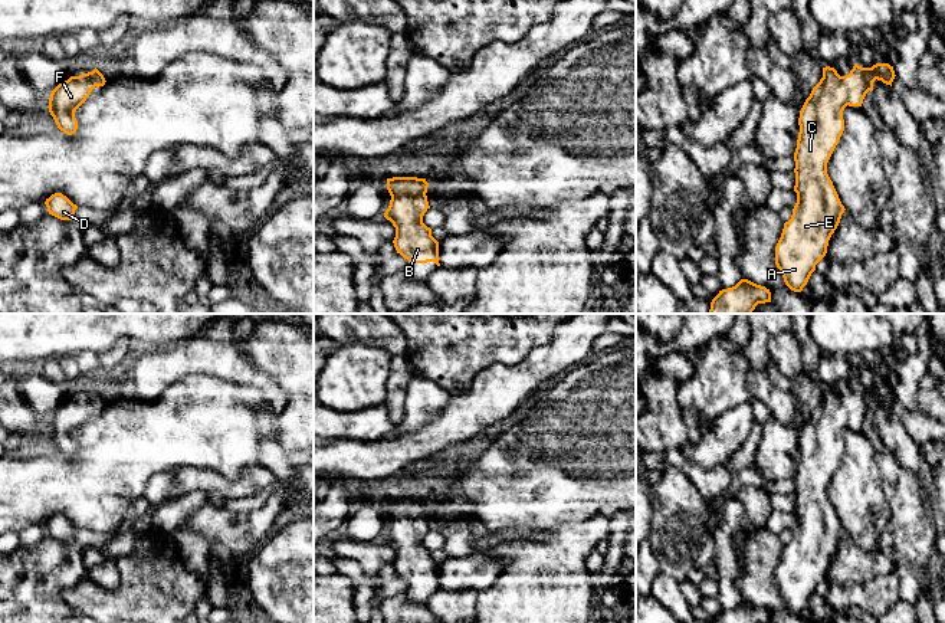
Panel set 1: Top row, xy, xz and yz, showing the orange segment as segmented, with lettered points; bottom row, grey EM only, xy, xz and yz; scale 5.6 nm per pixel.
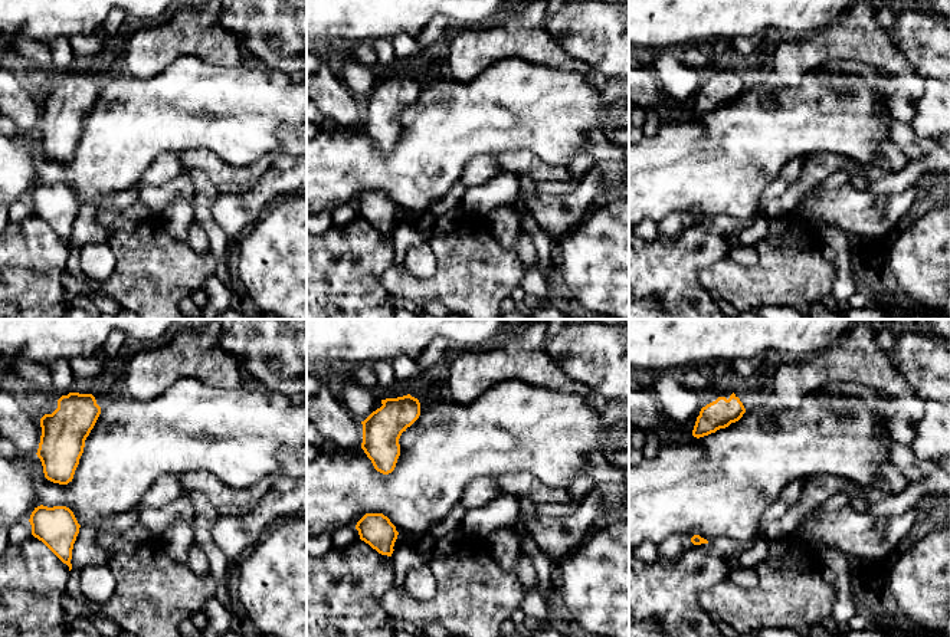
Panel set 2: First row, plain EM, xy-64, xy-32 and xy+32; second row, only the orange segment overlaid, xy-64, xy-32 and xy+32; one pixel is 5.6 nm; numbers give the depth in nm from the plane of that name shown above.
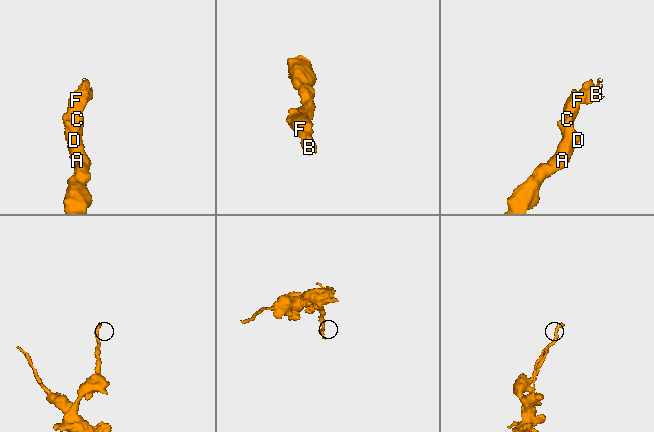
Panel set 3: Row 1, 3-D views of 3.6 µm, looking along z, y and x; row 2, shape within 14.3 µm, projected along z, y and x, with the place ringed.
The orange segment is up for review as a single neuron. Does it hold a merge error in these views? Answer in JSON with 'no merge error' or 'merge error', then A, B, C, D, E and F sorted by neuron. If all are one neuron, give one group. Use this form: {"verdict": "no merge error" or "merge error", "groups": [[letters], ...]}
{"verdict": "no merge error", "groups": [["A", "B", "C", "D", "E", "F"]]}

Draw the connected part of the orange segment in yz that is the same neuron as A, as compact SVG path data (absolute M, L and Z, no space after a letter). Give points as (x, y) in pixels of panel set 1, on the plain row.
M854 386L846 399L840 399L834 390L826 388L823 390L823 400L813 410L800 433L800 455L794 475L797 525L791 541L784 545L775 568L775 587L785 607L794 614L803 613L816 593L816 587L826 578L828 563L846 532L827 496L827 485L844 453L843 433L847 427L862 429L866 416L873 413L876 401L892 409L895 399L893 388L889 386L876 386L872 390L862 390Z

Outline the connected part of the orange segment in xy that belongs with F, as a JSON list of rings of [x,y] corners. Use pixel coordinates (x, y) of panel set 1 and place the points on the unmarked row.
[[[95,390],[92,394],[70,399],[52,413],[47,430],[60,453],[68,458],[76,455],[75,433],[86,423],[95,409],[104,409],[105,404],[104,397]]]

